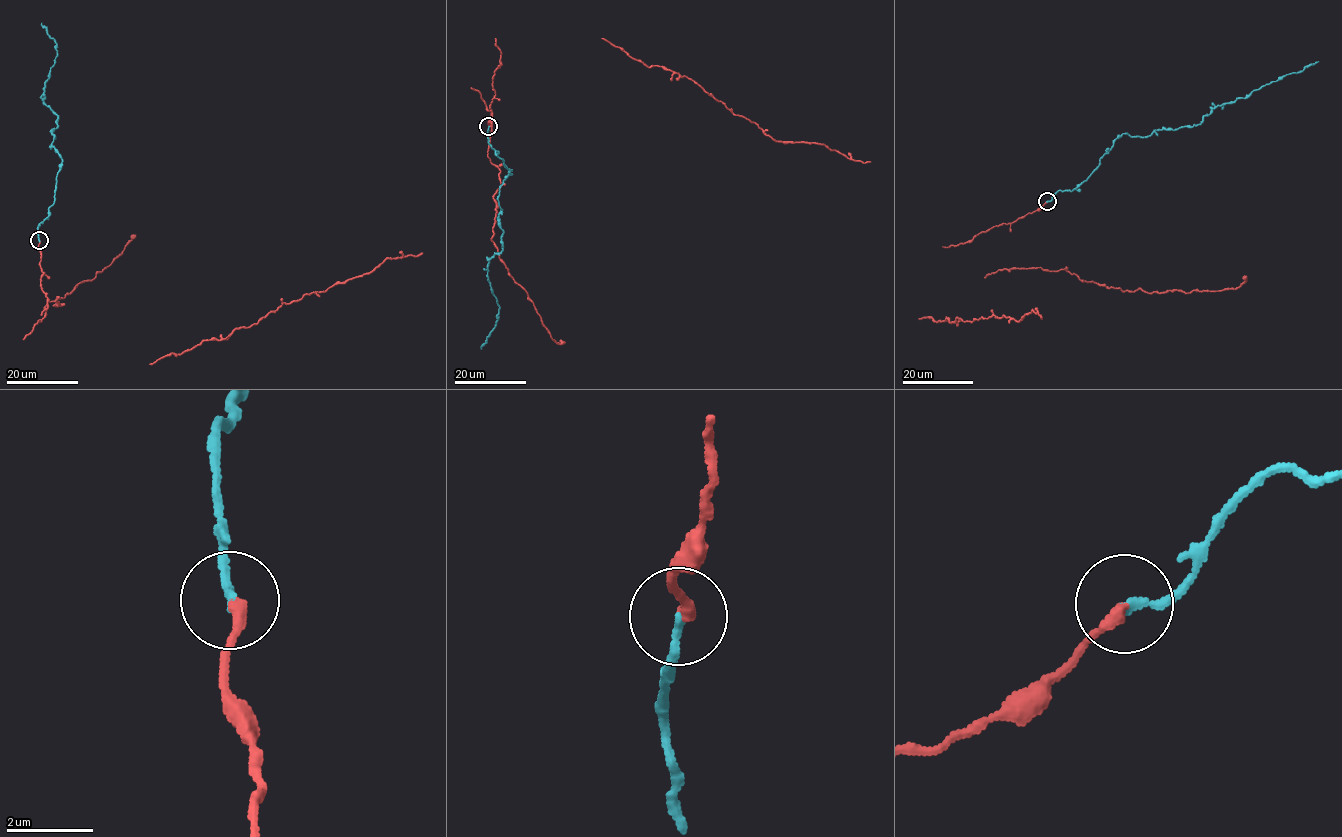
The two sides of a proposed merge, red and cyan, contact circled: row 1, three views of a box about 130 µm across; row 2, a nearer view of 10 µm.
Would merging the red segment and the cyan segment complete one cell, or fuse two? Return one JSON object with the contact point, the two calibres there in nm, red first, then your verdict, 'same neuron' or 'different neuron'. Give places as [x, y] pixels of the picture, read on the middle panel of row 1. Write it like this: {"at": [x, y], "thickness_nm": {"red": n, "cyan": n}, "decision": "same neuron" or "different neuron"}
{"at": [488, 126], "thickness_nm": {"red": 260, "cyan": 220}, "decision": "same neuron"}

